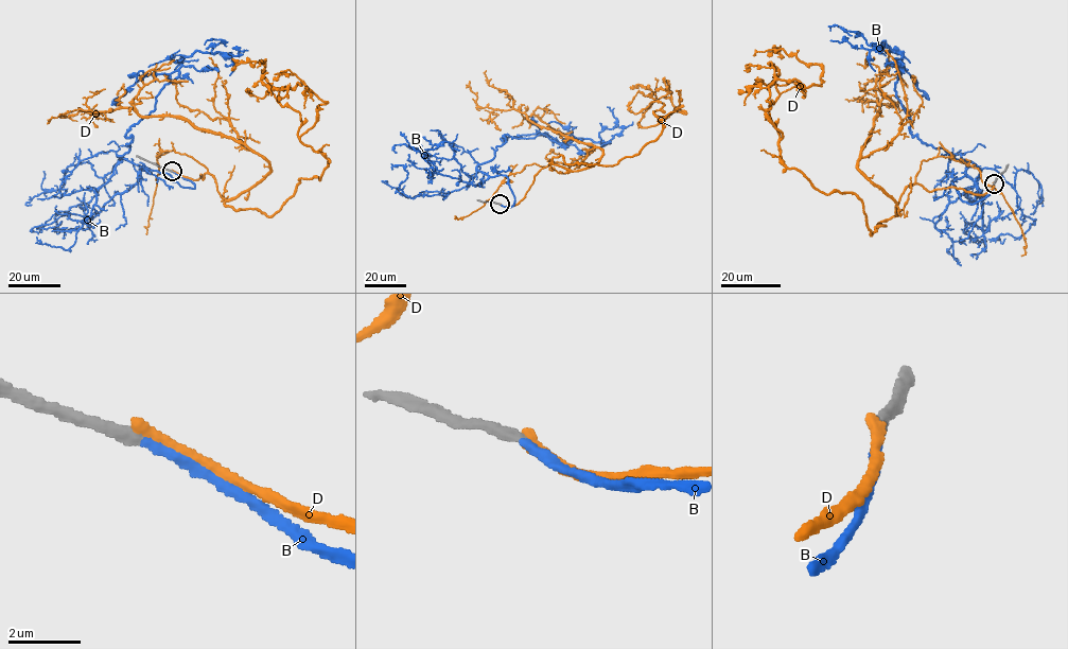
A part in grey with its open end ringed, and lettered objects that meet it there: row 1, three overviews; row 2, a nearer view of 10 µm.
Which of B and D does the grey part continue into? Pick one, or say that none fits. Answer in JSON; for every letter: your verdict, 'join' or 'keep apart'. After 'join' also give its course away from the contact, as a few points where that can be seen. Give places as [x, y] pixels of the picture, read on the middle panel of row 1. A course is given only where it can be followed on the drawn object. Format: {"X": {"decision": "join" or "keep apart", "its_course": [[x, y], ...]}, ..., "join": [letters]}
{"B": {"decision": "join", "its_course": [[500, 204], [514, 202], [507, 177], [476, 168], [503, 135], [599, 142], [618, 125], [607, 107]]}, "D": {"decision": "keep apart"}, "join": ["B"]}

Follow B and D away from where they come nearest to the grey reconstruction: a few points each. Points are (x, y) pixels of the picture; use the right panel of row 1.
B: (994, 183), (962, 202), (952, 182), (965, 160), (911, 135), (900, 54), (829, 31)
D: (994, 183), (910, 185), (870, 235), (860, 198), (780, 159), (769, 88), (821, 86), (822, 71), (784, 57)

